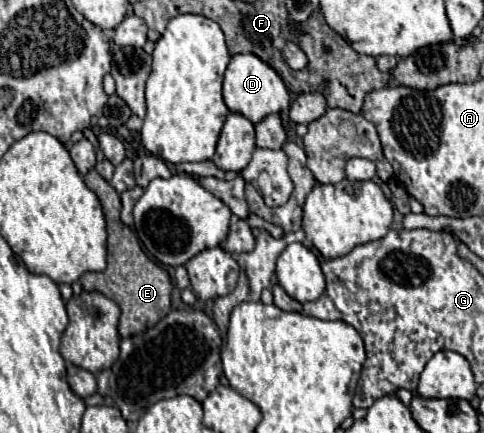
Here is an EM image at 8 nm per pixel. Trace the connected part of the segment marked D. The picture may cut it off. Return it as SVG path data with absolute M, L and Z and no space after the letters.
M251 53L231 57L231 63L229 63L229 67L225 71L225 79L223 79L223 99L225 99L225 105L229 107L229 111L241 113L253 125L263 121L267 115L289 109L289 103L291 103L289 91L287 91L285 83L281 81L281 77L267 63L263 63L259 57L255 57Z

